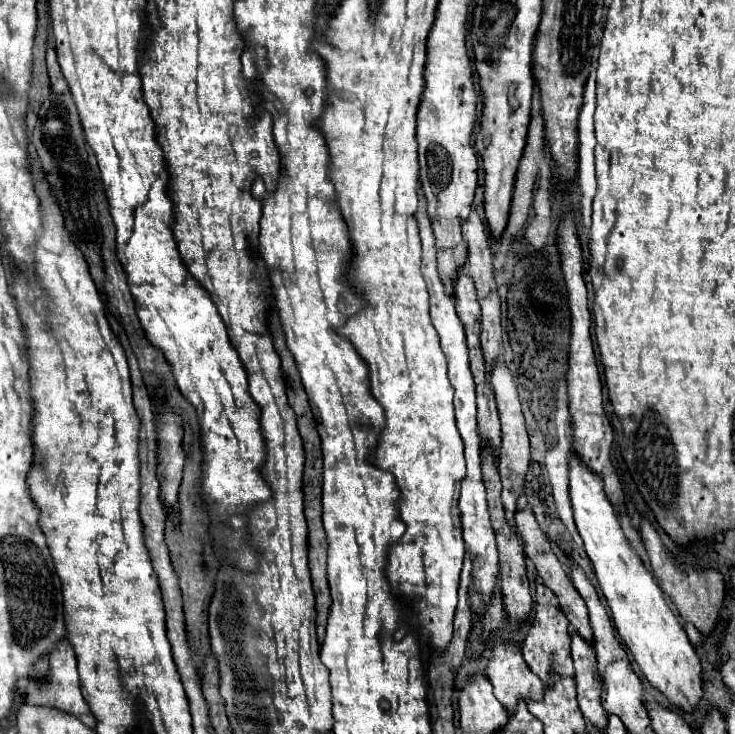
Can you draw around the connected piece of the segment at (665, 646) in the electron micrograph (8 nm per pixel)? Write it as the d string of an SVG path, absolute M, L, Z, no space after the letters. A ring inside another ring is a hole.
M570 450L570 502L578 534L584 542L588 558L592 560L600 590L612 610L612 620L620 638L634 654L634 660L644 676L662 694L666 694L672 704L688 712L694 710L704 694L698 654L690 644L678 616L674 616L666 604L664 592L654 574L644 566L624 536L618 514L604 492L602 476L590 470L574 450Z

